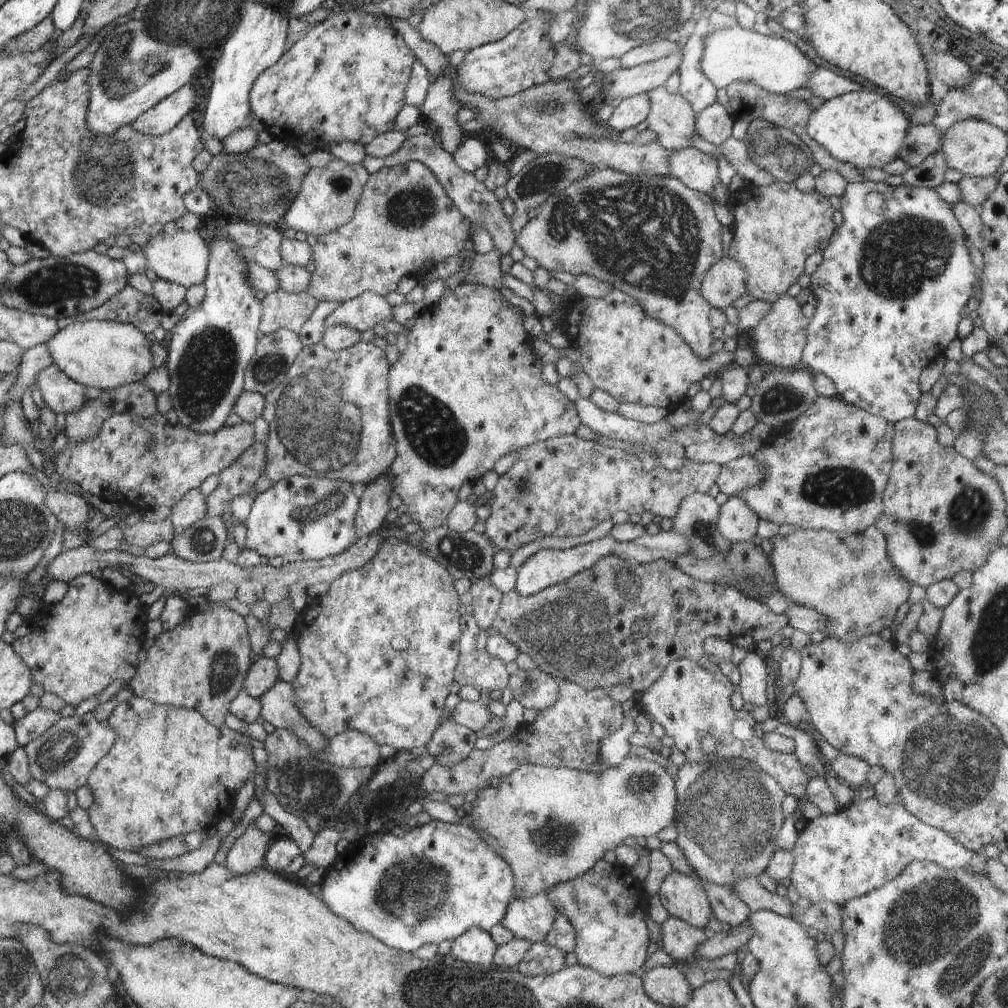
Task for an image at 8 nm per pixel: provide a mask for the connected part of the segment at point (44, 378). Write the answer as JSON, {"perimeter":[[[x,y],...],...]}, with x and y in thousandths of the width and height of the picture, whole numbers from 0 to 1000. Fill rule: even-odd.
{"perimeter":[[[55,361],[37,373],[35,385],[40,386],[46,403],[54,411],[76,410],[87,398],[84,383],[73,379]]]}

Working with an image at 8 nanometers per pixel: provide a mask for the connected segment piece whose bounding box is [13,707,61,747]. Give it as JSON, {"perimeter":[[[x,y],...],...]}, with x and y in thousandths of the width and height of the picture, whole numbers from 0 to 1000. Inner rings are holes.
{"perimeter":[[[42,701],[26,707],[13,721],[19,740],[25,741],[35,732],[41,731],[48,723],[54,721],[60,712],[58,706]]]}

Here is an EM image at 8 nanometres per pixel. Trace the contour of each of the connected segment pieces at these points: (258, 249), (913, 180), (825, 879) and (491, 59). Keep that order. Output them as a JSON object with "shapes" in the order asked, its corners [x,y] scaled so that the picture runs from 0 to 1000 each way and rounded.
{"shapes":[[[[258,222],[255,224],[258,231],[258,240],[252,247],[248,248],[250,256],[264,266],[273,271],[281,265],[279,255],[279,228],[276,224]]],[[[934,148],[923,154],[915,163],[903,166],[895,176],[899,183],[927,188],[937,182],[938,171],[942,171],[942,166]]],[[[868,790],[861,795],[843,798],[826,809],[814,808],[802,813],[785,844],[789,854],[781,877],[788,878],[793,889],[804,893],[806,898],[821,894],[835,900],[842,893],[877,879],[877,876],[889,871],[905,854],[928,855],[940,863],[955,861],[961,866],[978,866],[979,851],[975,845],[960,843],[939,825],[917,817],[905,810],[897,799],[889,796],[887,800],[877,800]]],[[[545,11],[530,12],[499,39],[466,49],[452,66],[457,84],[469,92],[495,98],[548,79],[544,74],[552,56],[550,44],[545,37],[548,20]]]]}

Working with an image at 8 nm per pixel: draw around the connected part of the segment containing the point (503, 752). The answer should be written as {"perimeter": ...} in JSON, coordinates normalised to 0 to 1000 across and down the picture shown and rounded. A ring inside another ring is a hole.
{"perimeter":[[[556,676],[554,694],[546,701],[533,706],[532,714],[516,721],[511,730],[494,736],[486,743],[468,743],[457,755],[446,760],[432,758],[421,767],[417,788],[439,786],[441,789],[459,788],[466,792],[484,781],[486,772],[505,769],[518,759],[563,761],[579,765],[594,752],[594,736],[611,726],[618,717],[619,706],[609,696],[602,684],[578,684],[565,676]]]}

